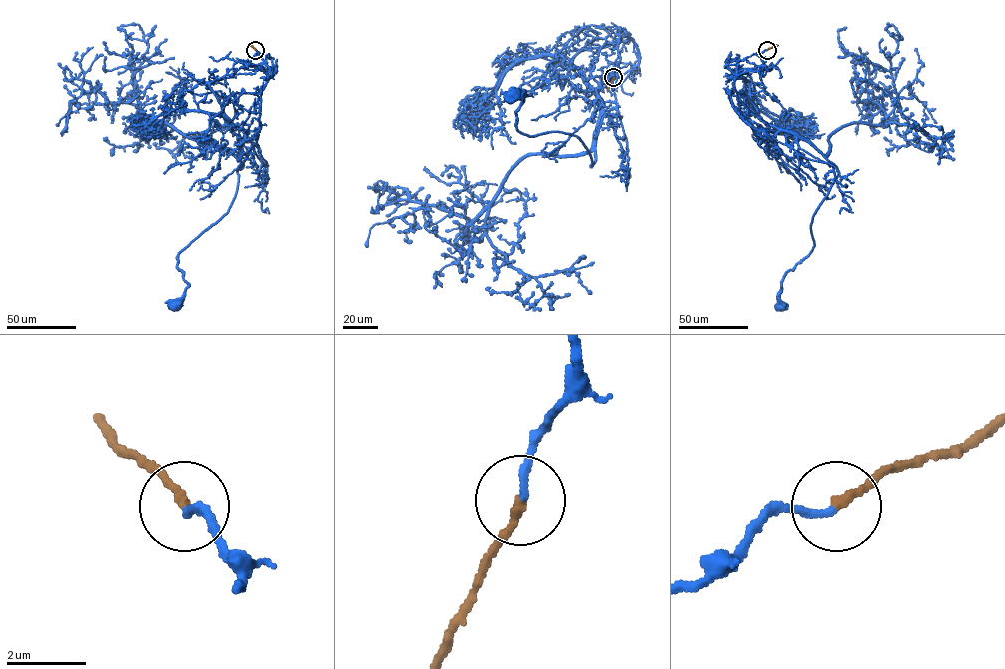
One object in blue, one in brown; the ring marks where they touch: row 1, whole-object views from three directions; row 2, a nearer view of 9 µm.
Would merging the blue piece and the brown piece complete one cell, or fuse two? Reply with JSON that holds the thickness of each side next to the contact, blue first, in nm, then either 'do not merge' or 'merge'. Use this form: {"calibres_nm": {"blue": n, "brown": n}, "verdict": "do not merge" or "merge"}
{"calibres_nm": {"blue": 200, "brown": 240}, "verdict": "merge"}

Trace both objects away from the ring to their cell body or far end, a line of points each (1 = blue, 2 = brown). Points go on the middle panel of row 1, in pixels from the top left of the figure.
1: (613, 77), (627, 36), (573, 58), (600, 108), (591, 166), (577, 137), (521, 133), (530, 95), (514, 92)
2: (613, 77), (607, 90)

